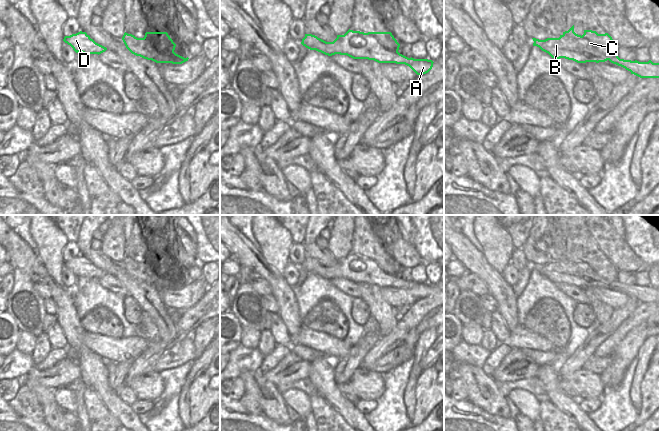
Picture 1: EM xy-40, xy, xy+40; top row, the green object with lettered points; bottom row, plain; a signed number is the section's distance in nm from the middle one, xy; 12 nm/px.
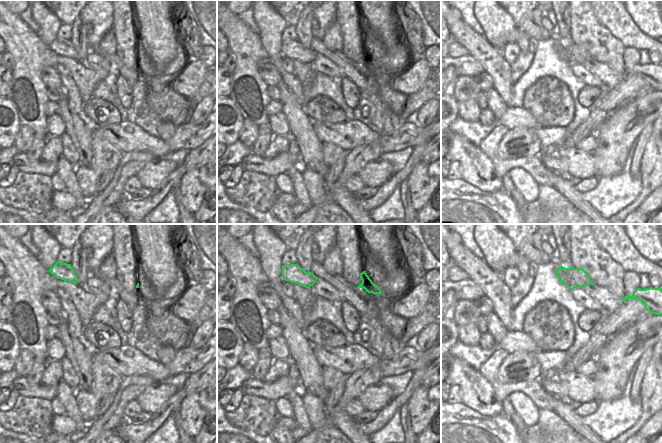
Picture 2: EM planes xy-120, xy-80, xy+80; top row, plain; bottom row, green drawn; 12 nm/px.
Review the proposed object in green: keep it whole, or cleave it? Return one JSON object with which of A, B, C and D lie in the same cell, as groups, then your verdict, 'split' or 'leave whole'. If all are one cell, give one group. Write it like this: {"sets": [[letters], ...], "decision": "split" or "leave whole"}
{"sets": [["A", "B", "C", "D"]], "decision": "leave whole"}

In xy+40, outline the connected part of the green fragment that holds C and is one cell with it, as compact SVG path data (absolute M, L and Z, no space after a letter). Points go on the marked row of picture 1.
M574 25L559 38L539 40L532 38L533 46L539 47L554 59L565 58L577 63L605 62L609 60L640 78L659 78L659 63L624 60L618 57L618 45L608 34L584 30L584 34L574 32Z

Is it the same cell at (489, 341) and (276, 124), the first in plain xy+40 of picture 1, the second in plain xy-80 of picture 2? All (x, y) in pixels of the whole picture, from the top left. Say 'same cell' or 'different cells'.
different cells

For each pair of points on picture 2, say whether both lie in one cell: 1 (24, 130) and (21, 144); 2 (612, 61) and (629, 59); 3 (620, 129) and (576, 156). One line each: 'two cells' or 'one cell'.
1: one cell
2: two cells
3: two cells

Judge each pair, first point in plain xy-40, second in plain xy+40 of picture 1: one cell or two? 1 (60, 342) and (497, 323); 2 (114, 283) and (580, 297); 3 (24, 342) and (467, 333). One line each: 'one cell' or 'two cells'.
1: one cell
2: one cell
3: one cell

